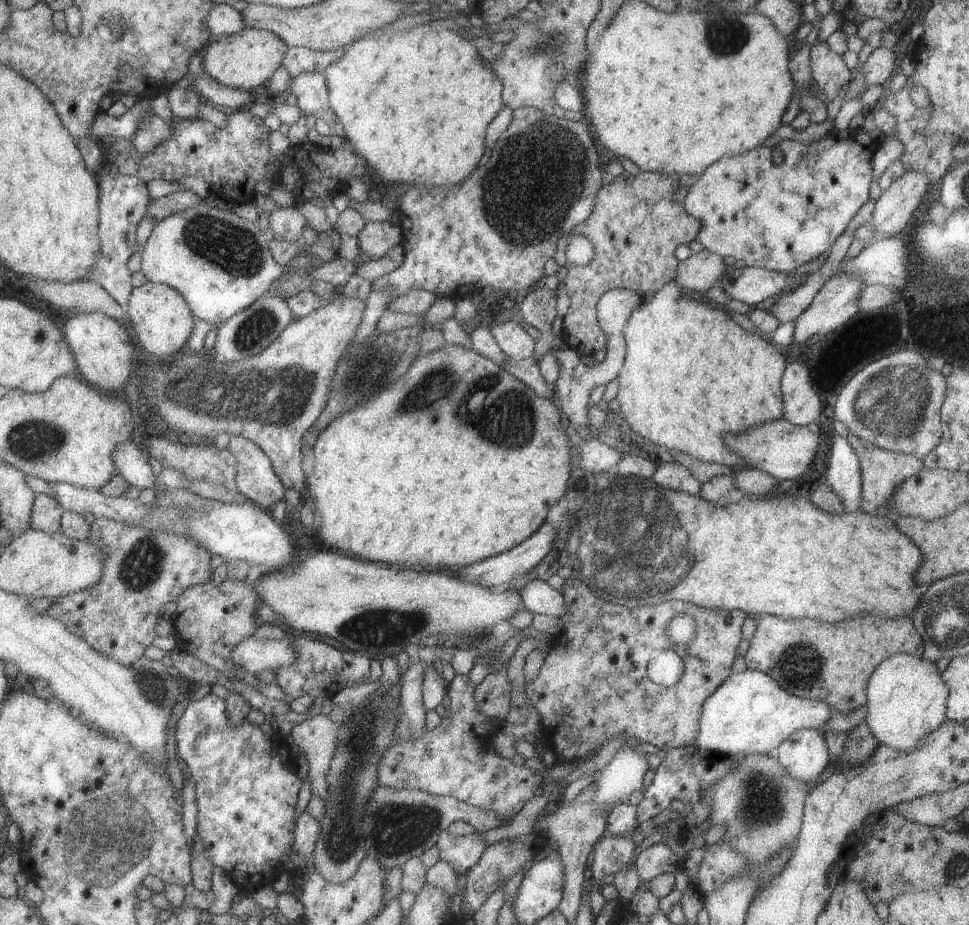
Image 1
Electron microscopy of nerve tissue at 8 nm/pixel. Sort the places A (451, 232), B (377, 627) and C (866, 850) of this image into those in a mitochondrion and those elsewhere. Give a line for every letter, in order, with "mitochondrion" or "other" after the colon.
A: other
B: mitochondrion
C: other

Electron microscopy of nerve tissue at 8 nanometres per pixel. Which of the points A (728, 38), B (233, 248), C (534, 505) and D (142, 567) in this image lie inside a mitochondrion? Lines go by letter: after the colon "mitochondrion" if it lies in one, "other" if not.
A: mitochondrion
B: mitochondrion
C: other
D: mitochondrion

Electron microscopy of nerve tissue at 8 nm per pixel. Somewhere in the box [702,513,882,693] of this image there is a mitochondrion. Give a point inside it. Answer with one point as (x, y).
(801, 665)

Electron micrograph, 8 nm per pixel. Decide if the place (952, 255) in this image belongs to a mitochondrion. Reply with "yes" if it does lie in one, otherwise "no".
yes

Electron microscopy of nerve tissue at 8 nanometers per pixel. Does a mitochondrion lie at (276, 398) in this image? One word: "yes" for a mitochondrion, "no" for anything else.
yes

